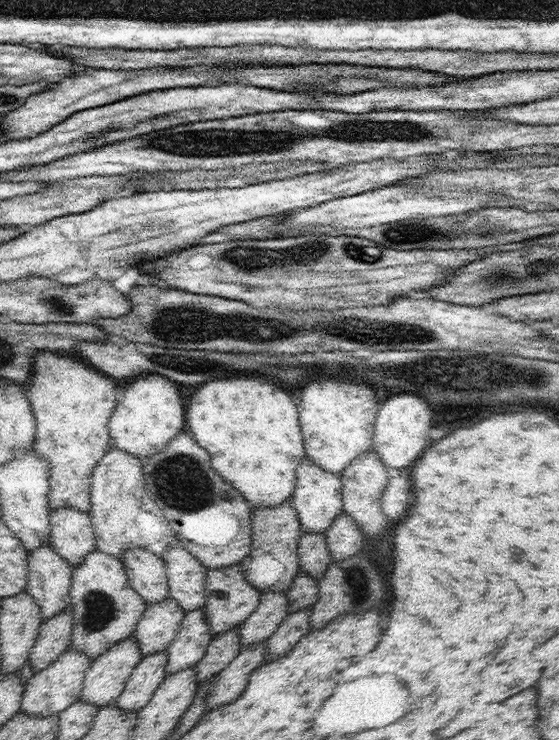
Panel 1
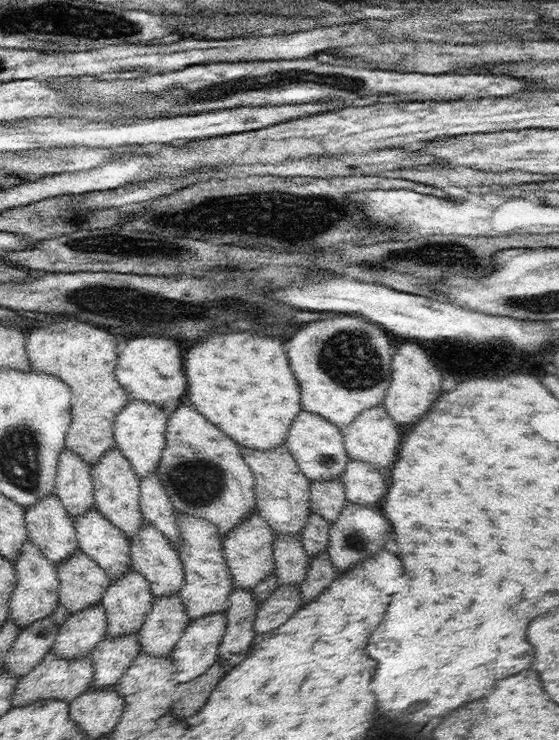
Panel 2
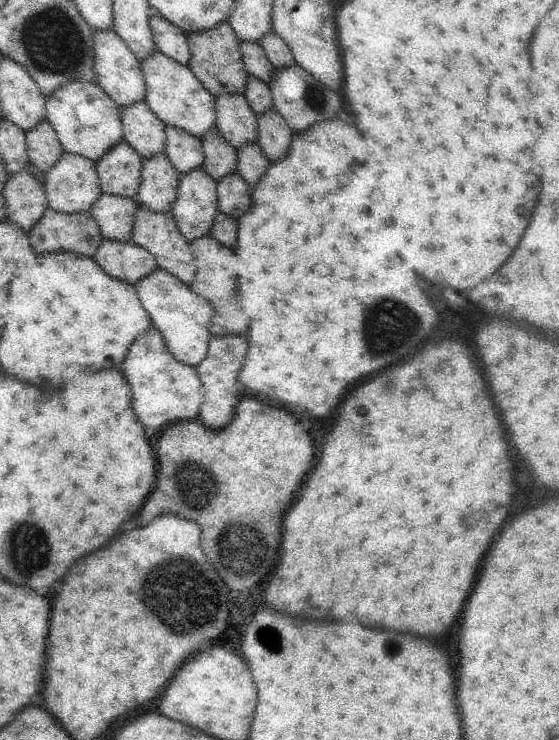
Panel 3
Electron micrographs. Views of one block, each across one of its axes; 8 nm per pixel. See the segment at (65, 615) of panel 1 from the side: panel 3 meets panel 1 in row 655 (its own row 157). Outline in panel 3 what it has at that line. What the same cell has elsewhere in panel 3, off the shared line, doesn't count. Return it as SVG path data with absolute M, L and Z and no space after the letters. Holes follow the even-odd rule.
M47 119L26 132L26 146L31 163L44 173L54 168L64 151L56 130Z

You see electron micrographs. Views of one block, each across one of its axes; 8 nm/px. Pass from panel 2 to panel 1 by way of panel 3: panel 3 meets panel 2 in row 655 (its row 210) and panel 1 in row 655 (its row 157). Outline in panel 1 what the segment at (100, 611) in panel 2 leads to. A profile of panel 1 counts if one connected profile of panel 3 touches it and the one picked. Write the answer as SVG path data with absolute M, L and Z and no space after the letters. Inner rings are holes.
M67 648L50 666L34 674L25 685L21 702L21 712L38 716L38 718L48 718L54 714L60 714L70 704L74 704L82 695L84 677L86 671L90 669L92 660L84 652L76 652L72 648Z

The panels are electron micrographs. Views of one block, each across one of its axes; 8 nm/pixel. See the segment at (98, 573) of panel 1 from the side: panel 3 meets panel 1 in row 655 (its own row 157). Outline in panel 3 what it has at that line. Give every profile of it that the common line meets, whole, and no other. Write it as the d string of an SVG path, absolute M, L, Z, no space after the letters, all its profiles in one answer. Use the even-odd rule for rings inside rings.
M66 82L46 97L46 119L56 130L65 152L80 154L96 162L122 141L121 108L93 82Z

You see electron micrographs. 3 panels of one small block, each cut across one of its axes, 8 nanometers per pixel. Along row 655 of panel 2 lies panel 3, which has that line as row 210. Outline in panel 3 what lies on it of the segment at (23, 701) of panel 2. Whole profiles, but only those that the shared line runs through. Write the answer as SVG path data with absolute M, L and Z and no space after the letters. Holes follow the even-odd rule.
M48 207L44 210L42 218L28 232L28 238L33 251L38 256L42 256L43 253L66 250L66 252L74 252L78 256L93 258L98 246L102 244L103 236L98 223L92 217L91 210L68 214L66 212L56 212L54 208Z

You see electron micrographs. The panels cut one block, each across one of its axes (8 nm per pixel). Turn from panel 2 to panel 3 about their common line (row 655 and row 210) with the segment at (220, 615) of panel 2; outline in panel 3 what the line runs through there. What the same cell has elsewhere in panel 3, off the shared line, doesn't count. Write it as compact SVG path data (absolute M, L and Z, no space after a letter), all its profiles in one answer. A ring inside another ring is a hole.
M203 166L182 174L171 213L182 236L192 242L210 234L219 212L216 181Z

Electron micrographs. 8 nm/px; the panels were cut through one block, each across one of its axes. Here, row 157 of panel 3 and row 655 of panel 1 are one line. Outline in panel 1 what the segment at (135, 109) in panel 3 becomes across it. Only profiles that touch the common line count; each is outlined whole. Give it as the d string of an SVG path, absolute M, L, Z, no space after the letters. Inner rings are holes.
M170 596L164 602L147 604L134 632L142 656L167 650L184 617L185 610Z

